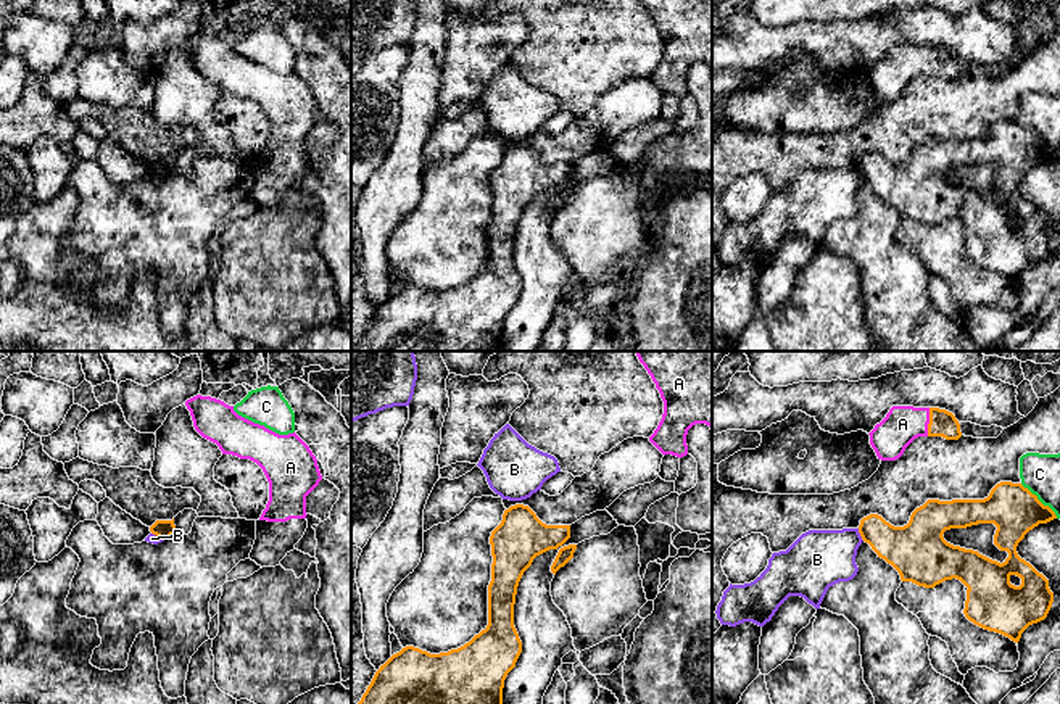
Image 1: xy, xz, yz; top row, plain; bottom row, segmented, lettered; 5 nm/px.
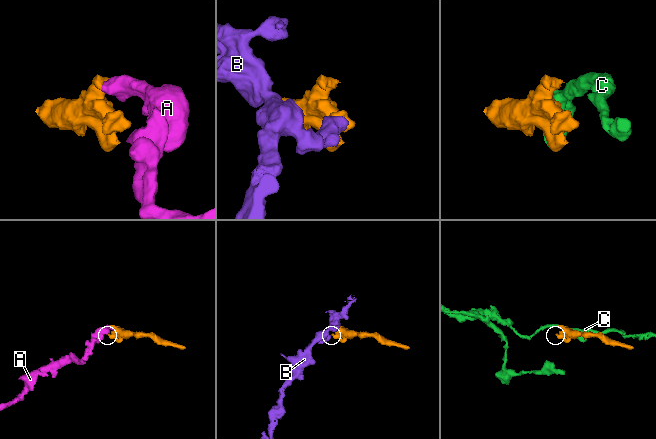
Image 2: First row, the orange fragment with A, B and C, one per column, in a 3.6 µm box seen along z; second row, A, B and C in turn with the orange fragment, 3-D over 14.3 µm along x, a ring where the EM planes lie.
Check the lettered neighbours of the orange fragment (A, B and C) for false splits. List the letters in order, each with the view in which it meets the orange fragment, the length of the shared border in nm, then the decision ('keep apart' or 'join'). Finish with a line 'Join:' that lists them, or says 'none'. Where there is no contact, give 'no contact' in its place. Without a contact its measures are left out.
A: yz | 140 nm | join
B: yz | 70 nm | keep apart
C: yz | 260 nm | keep apart
Join: A

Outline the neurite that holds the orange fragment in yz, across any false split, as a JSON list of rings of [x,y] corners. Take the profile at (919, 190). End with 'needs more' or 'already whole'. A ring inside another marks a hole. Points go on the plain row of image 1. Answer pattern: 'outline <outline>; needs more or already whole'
outline [[[1000,121],[984,139],[928,139],[912,151],[909,163],[904,166],[894,166],[881,155],[870,153],[860,159],[859,172],[878,197],[899,211],[902,221],[934,227],[946,219],[960,219],[968,227],[965,256],[984,269],[1000,272],[1018,282],[1029,264],[1047,256],[1054,232],[1049,227],[1049,219],[1018,195],[1017,185],[1029,169],[1054,158],[1057,158],[1055,151],[1021,122]],[[978,163],[994,163],[997,166],[994,184],[1008,192],[1002,203],[978,190],[954,185],[942,176],[946,169]]]; already whole

